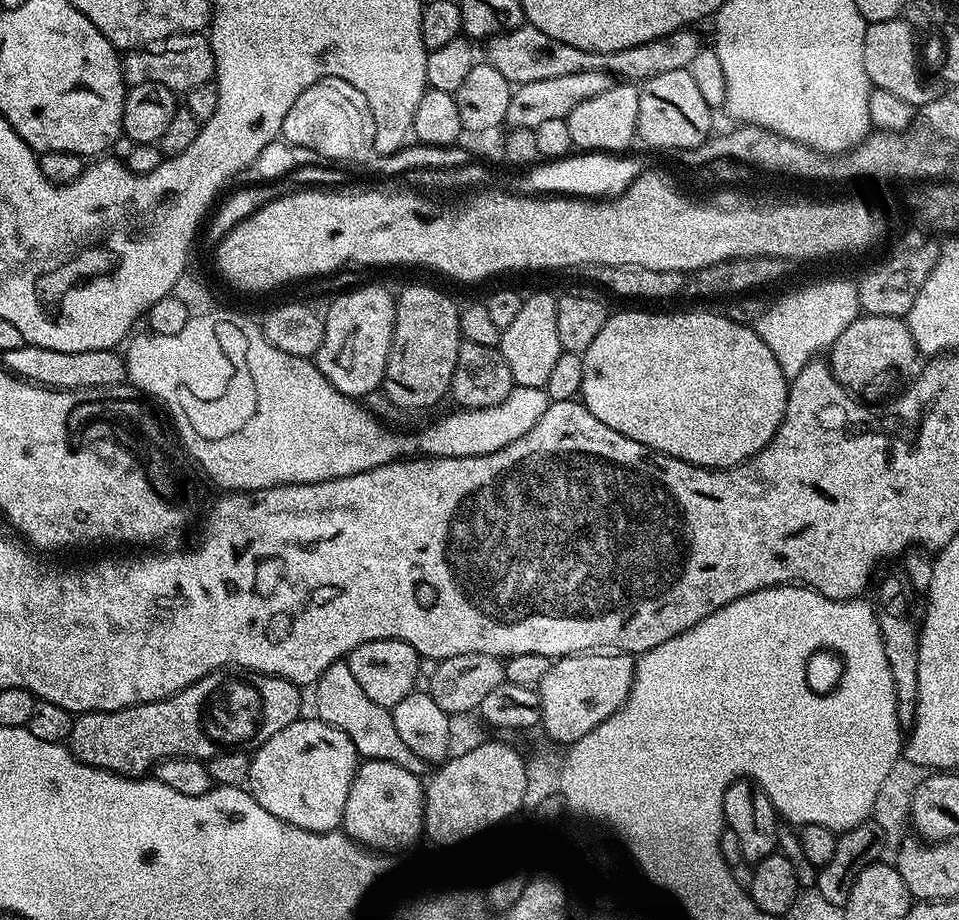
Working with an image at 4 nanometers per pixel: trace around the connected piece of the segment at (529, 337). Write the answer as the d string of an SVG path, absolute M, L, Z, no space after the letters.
M536 292L533 296L525 295L522 310L518 310L514 322L510 322L510 326L506 326L501 331L498 347L502 358L506 358L506 366L510 366L513 385L534 386L535 388L544 388L547 385L554 362L558 362L562 351L558 342L558 306L556 302L557 297L551 296L548 292Z

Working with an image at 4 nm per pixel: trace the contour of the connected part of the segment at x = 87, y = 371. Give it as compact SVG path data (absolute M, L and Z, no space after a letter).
M25 344L18 350L6 350L2 353L2 368L21 380L29 380L31 384L40 384L44 388L105 388L125 383L124 356L118 353L119 351L111 348L63 352Z

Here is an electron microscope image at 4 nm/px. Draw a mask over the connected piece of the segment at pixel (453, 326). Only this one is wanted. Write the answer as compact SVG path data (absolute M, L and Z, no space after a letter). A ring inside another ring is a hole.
M408 284L396 296L396 325L390 358L386 366L383 395L400 408L432 408L443 396L449 395L454 366L458 362L458 350L462 343L460 334L460 308L444 292L428 284Z

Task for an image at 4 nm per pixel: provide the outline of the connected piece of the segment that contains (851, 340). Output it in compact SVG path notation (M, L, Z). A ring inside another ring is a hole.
M861 314L854 322L850 322L850 326L846 326L846 330L842 330L842 334L838 334L826 359L836 380L849 390L857 390L874 383L891 368L910 367L918 360L918 353L907 319Z

